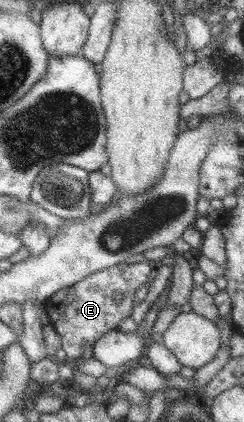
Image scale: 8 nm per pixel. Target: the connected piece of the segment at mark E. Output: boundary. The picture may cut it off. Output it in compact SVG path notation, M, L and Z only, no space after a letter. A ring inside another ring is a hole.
M146 260L132 264L121 262L91 273L43 301L44 313L61 339L61 351L65 353L66 359L77 358L85 347L91 347L101 335L115 330L125 317L130 317L134 305L133 293L143 283L151 281L154 266ZM115 291L122 295L119 303L113 302Z

